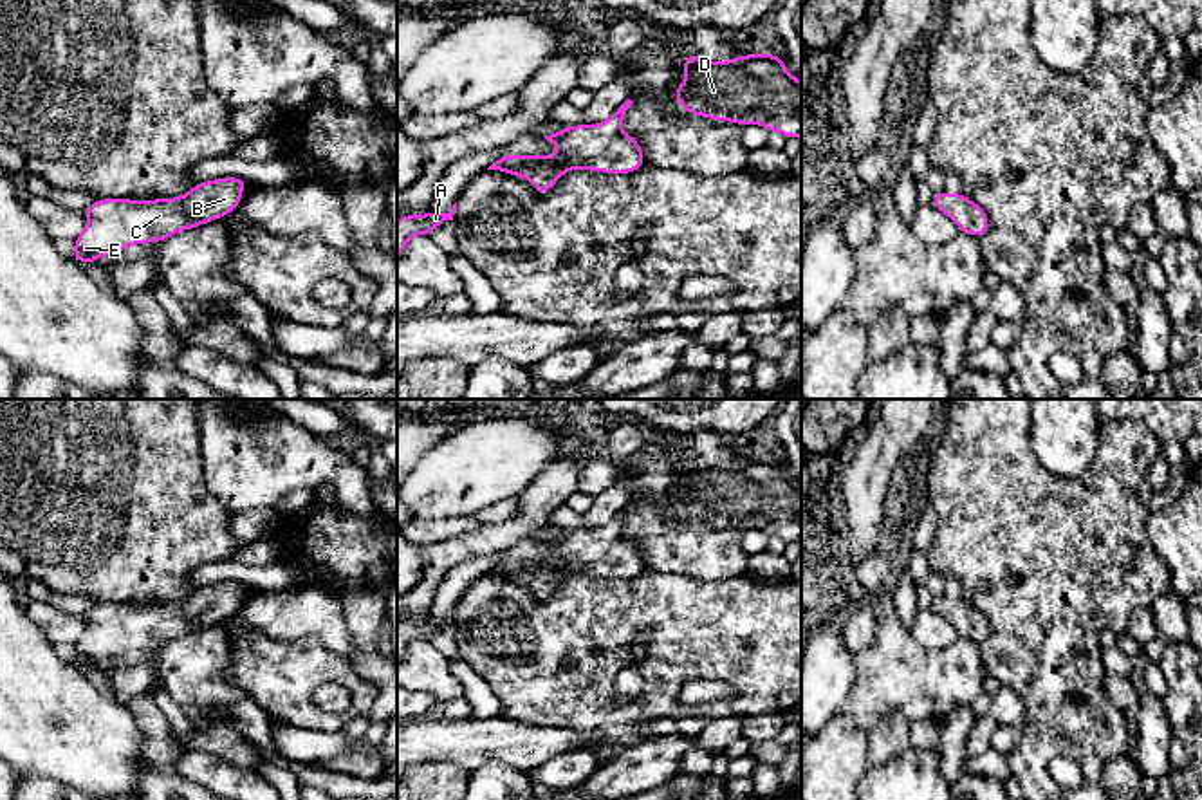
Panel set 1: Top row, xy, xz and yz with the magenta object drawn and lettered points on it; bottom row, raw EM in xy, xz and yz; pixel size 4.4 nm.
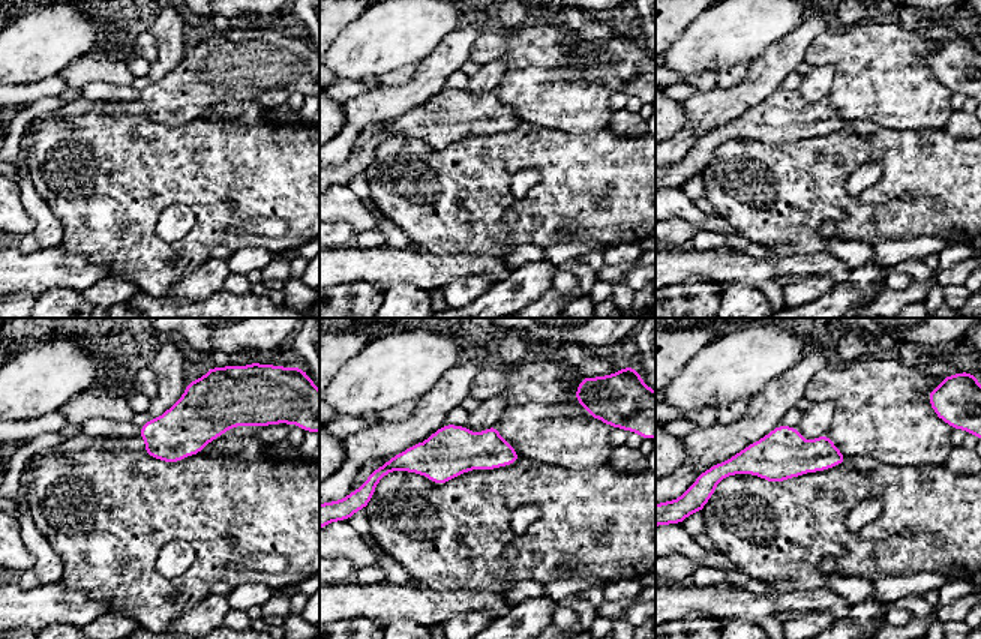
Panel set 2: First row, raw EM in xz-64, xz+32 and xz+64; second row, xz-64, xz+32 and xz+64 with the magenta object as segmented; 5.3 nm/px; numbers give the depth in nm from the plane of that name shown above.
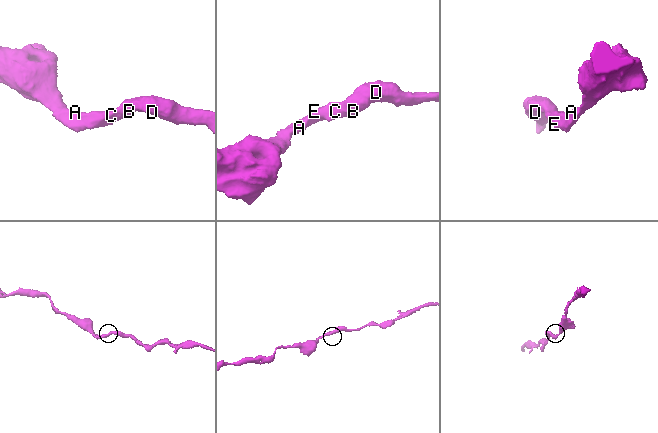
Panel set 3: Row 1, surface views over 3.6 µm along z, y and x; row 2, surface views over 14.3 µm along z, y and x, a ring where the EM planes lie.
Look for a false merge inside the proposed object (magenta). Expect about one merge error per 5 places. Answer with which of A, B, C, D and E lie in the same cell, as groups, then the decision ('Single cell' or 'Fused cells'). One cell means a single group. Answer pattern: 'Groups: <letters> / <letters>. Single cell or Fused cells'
Groups: A B C D E. Single cell

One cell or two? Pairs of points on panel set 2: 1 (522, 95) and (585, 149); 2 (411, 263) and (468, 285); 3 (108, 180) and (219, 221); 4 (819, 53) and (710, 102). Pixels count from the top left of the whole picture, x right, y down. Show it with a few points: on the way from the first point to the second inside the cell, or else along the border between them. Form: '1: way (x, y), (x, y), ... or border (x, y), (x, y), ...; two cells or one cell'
1: border (530, 122), (575, 132), (599, 129); two cells
2: border (489, 275), (462, 275), (441, 287); two cells
3: way (135, 180), (179, 180), (192, 194); one cell
4: border (825, 32), (812, 42), (803, 60); two cells

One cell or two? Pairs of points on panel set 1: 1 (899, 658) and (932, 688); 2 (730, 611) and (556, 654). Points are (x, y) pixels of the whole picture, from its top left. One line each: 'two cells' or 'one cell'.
1: one cell
2: one cell

